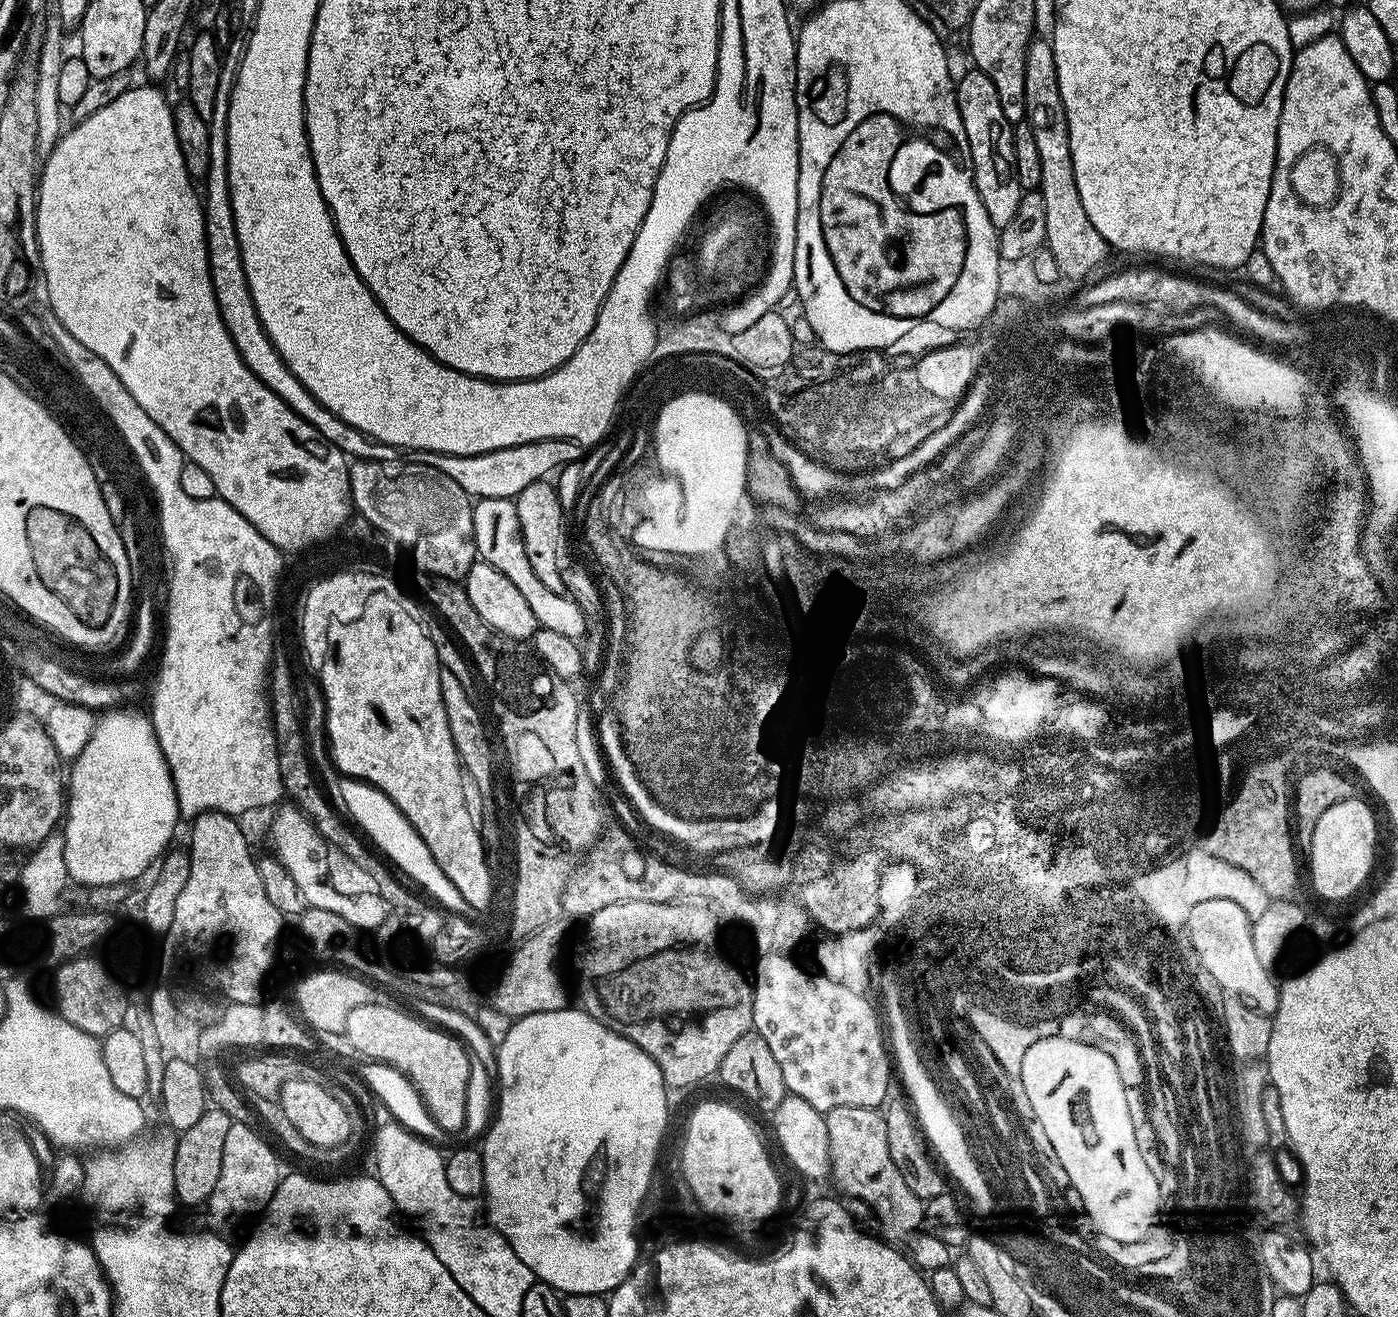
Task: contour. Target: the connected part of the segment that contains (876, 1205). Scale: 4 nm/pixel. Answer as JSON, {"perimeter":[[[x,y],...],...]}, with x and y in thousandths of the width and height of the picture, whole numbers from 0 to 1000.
{"perimeter":[[[599,840],[591,845],[589,851],[595,880],[594,890],[597,896],[598,893],[598,899],[604,905],[604,909],[616,910],[617,913],[622,913],[627,920],[629,926],[629,933],[634,942],[643,948],[656,963],[665,967],[672,962],[679,961],[682,954],[682,948],[676,946],[667,936],[662,929],[662,912],[658,911],[657,907],[654,907],[654,904],[651,904],[651,901],[648,901],[645,891],[642,891],[642,885],[639,885],[639,879],[637,879],[637,870],[634,870],[634,852],[632,844],[617,840]]]}

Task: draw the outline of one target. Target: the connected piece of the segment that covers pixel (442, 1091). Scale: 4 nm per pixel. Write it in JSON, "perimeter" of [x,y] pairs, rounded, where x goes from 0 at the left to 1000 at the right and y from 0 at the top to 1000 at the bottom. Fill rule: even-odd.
{"perimeter":[[[258,763],[250,768],[246,784],[256,799],[266,799],[266,802],[280,805],[280,808],[286,808],[286,811],[289,811],[289,814],[298,820],[318,861],[331,860],[334,822],[336,822],[337,814],[335,797],[325,786],[297,771],[291,771],[290,768],[288,765],[280,766],[279,764]]]}

